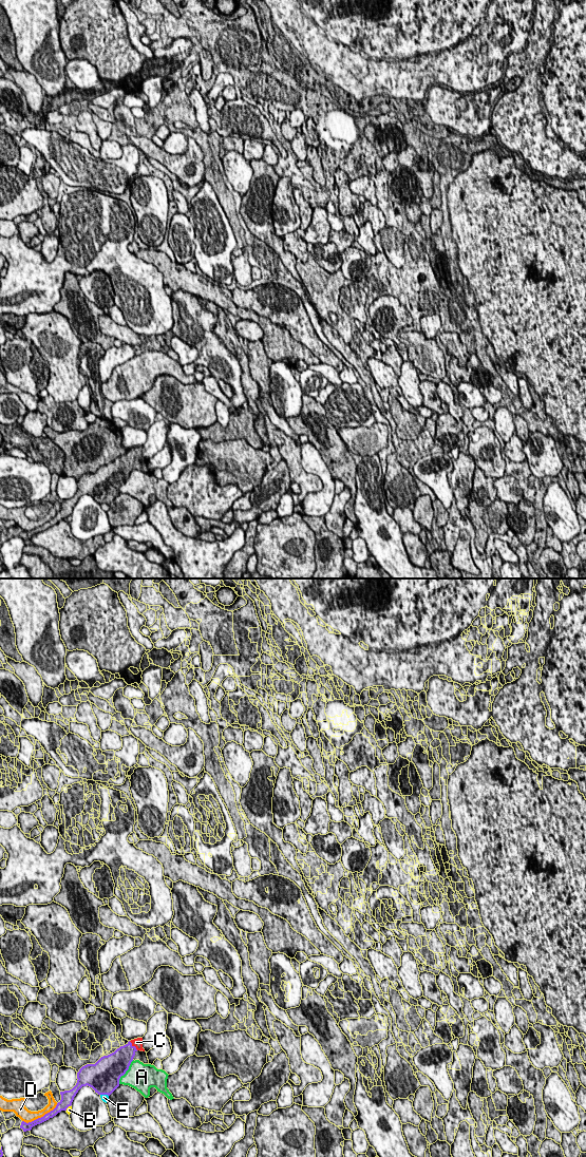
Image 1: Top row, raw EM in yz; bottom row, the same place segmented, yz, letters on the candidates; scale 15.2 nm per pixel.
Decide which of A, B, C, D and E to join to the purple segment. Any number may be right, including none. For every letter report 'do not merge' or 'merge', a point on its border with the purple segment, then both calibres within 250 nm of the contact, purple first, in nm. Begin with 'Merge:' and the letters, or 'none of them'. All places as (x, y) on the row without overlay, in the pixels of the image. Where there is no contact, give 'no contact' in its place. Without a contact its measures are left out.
Merge: C
A: do not merge; contact yz (126, 479); calibres 400 and 400 nm
B: do not merge; contact yz (68, 515); calibres 190 and 90 nm
C: merge; contact yz (133, 455); calibres 320 and 130 nm
D: do not merge; contact yz (41, 526); calibres 100 and 190 nm
E: do not merge; contact yz (105, 503); calibres 480 and 120 nm

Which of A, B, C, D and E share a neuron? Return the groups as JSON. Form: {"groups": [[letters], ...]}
{"groups": [["A"], ["B"], ["C"], ["D"], ["E"]]}

